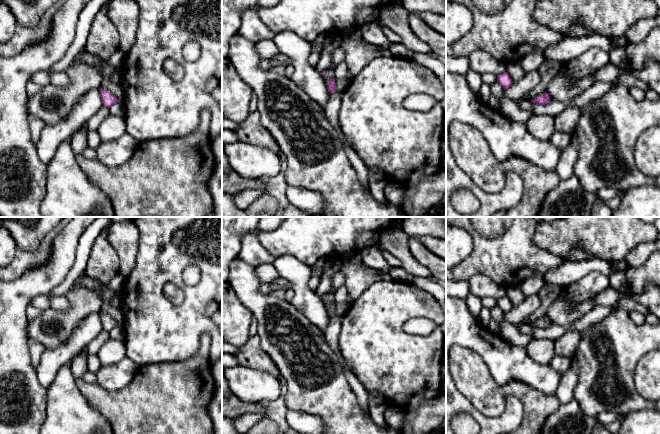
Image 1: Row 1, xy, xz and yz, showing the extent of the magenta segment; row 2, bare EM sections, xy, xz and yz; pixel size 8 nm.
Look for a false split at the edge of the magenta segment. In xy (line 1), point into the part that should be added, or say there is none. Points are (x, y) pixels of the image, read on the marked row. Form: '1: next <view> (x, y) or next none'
1: next none

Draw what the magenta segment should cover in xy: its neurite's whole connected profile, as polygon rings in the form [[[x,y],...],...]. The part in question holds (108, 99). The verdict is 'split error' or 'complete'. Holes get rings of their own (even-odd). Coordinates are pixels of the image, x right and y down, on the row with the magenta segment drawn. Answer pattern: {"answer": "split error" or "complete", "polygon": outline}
{"answer": "complete", "polygon": [[[101,87],[98,88],[100,91],[100,95],[101,95],[101,100],[103,103],[103,106],[106,107],[111,107],[113,104],[115,104],[116,102],[118,102],[119,100],[115,97],[115,95],[113,95],[111,92],[109,92],[106,89],[102,89]]]}

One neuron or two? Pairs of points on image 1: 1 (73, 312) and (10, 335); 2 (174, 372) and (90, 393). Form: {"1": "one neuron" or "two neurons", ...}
{"1": "two neurons", "2": "one neuron"}

